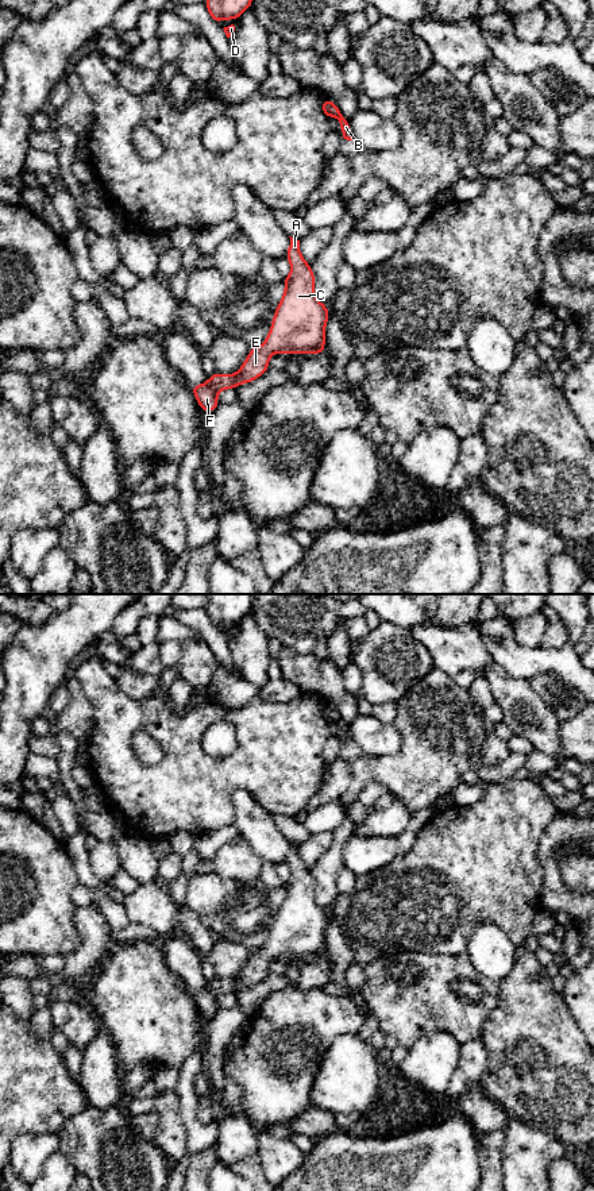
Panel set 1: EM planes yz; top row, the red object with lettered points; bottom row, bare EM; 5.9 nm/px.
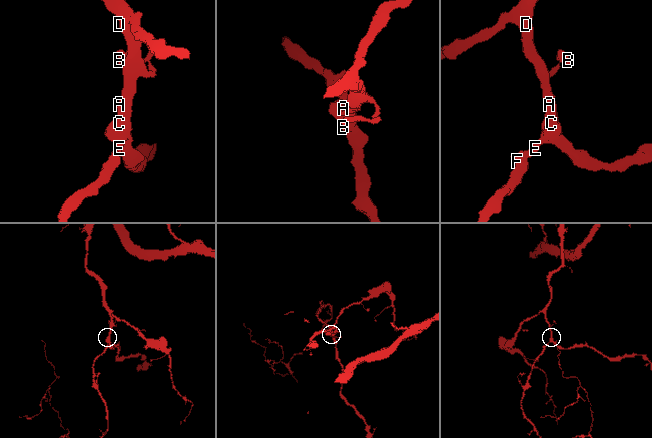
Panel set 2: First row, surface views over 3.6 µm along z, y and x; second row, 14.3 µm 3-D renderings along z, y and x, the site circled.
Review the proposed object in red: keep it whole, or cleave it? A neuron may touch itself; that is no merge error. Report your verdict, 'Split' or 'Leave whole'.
Leave whole

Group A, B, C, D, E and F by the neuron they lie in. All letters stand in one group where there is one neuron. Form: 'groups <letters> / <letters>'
groups A B C D E F

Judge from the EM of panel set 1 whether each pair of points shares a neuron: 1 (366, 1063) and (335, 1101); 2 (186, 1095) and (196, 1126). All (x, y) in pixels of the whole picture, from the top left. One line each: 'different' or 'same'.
1: same
2: same

